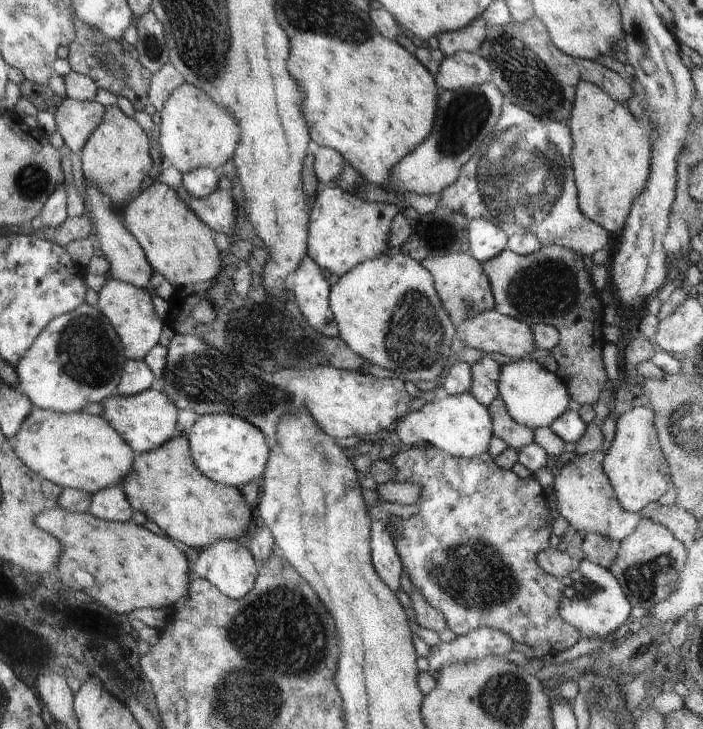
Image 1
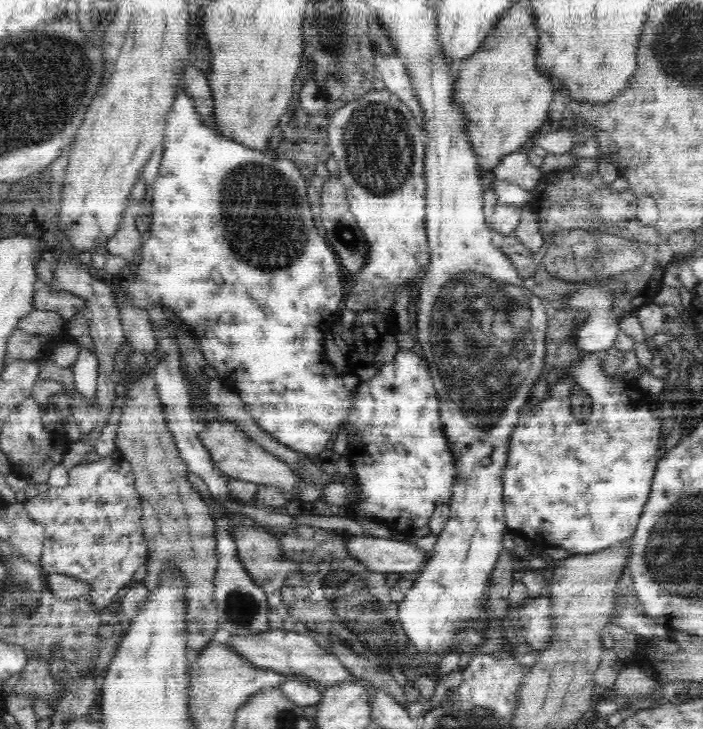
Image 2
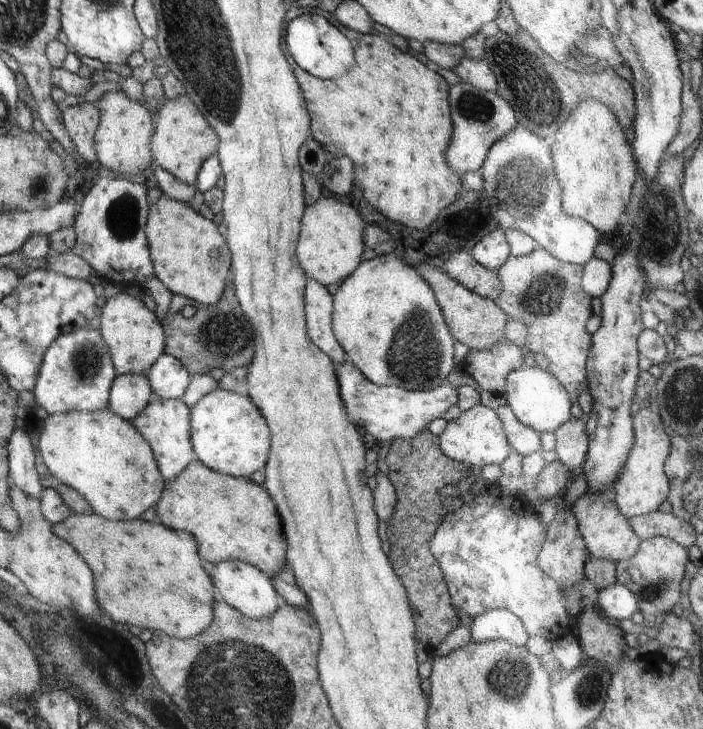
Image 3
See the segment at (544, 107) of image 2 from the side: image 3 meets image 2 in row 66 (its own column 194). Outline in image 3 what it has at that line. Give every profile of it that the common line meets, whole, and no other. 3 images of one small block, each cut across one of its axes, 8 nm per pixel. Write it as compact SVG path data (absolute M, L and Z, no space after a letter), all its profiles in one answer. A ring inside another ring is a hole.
M195 458L176 478L165 482L163 490L164 498L159 498L158 518L164 522L164 526L174 530L190 530L198 540L198 554L200 558L206 558L210 564L218 564L227 560L241 560L252 564L265 572L270 578L276 574L286 558L286 537L280 526L280 518L276 516L276 506L266 494L264 488L258 483L246 477L233 477L223 475L210 470Z

